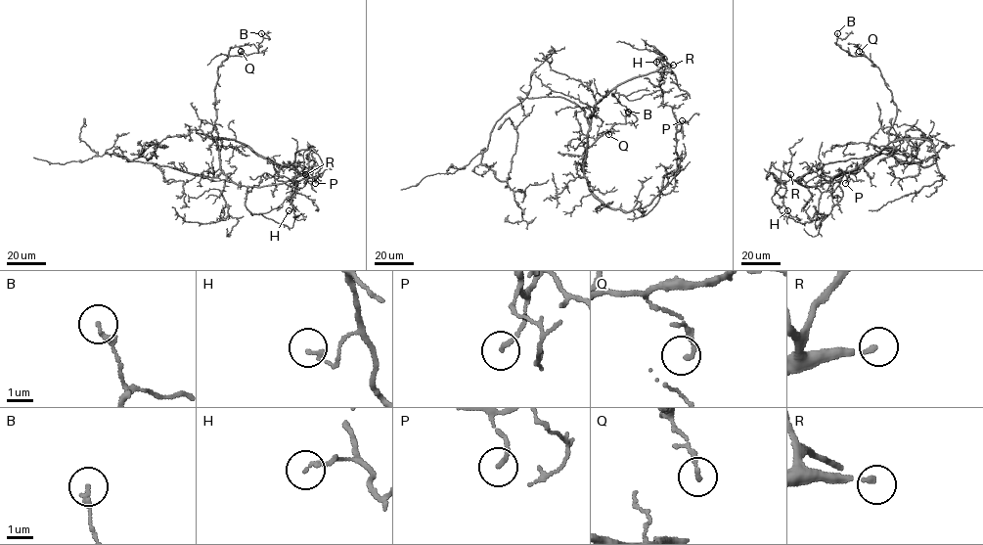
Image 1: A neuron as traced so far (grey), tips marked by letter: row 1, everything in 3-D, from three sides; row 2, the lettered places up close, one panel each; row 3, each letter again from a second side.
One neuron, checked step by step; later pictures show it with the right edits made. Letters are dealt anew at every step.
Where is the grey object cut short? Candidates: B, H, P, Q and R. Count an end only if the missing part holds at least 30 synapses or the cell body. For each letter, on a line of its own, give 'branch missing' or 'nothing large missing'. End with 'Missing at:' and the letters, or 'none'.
B: nothing large missing
H: nothing large missing
P: nothing large missing
Q: nothing large missing
R: branch missing
Missing at: R

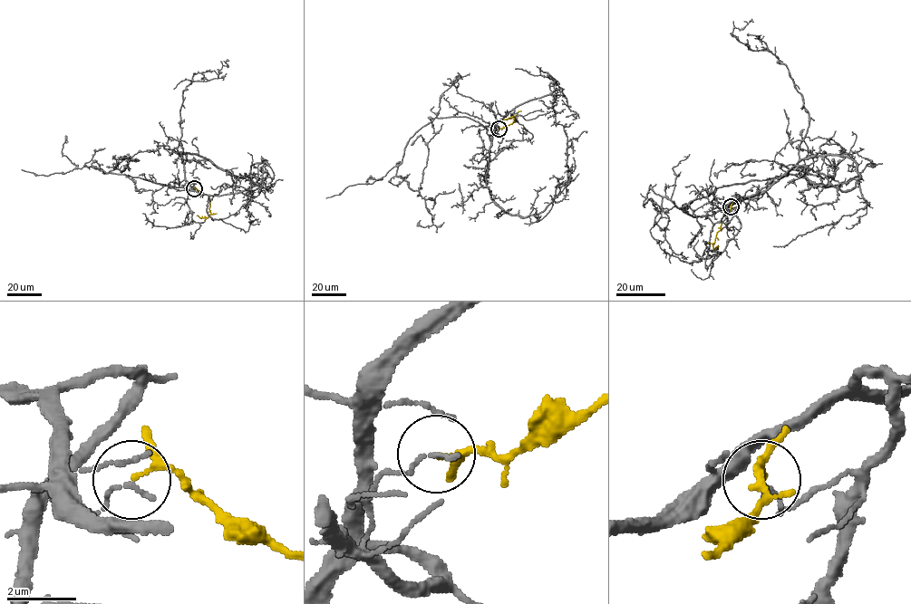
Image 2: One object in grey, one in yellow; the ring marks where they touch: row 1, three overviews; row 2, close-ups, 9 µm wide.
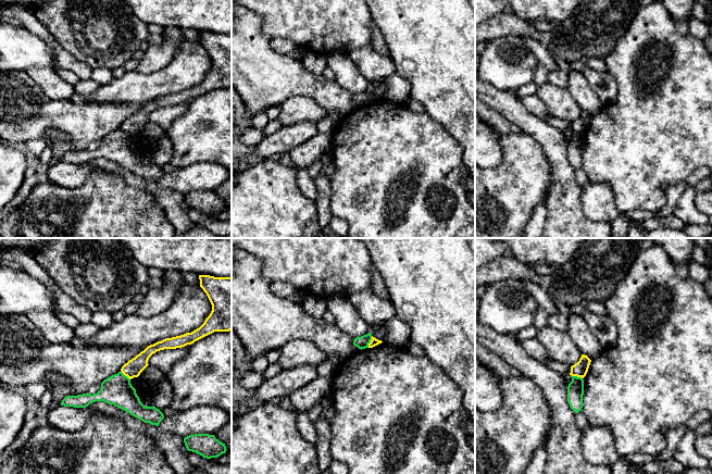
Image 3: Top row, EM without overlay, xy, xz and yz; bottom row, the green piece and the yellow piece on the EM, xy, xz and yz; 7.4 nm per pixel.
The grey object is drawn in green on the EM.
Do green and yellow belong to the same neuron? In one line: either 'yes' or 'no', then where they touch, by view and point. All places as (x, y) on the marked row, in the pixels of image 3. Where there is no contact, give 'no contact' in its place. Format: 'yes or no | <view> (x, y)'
no | xz (370, 341)

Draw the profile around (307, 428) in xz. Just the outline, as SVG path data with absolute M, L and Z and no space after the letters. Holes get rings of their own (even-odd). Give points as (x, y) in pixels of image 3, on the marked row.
M297 412L297 426L303 438L314 446L318 441L318 435L314 424L311 422L308 412Z

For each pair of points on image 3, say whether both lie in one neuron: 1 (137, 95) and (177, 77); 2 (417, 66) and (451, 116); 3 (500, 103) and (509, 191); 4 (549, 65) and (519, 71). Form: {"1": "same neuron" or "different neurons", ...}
{"1": "same neuron", "2": "same neuron", "3": "different neurons", "4": "different neurons"}

